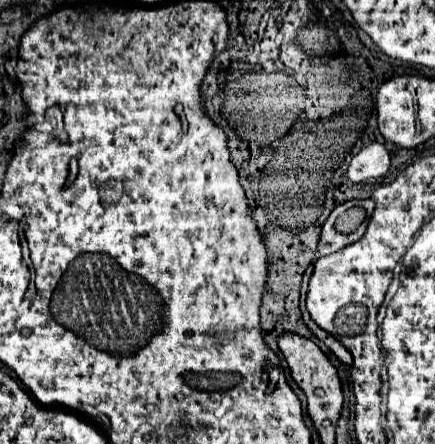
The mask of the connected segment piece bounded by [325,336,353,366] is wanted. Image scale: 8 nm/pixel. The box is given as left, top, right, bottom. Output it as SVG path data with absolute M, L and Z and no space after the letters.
M329 336L329 338L325 340L325 344L329 346L329 350L331 350L331 352L333 352L333 354L335 354L335 356L341 360L341 362L345 362L347 366L351 366L351 364L353 364L351 352L349 352L349 350L347 350L347 348L345 348L345 346L339 342L339 340L335 340L333 336Z

